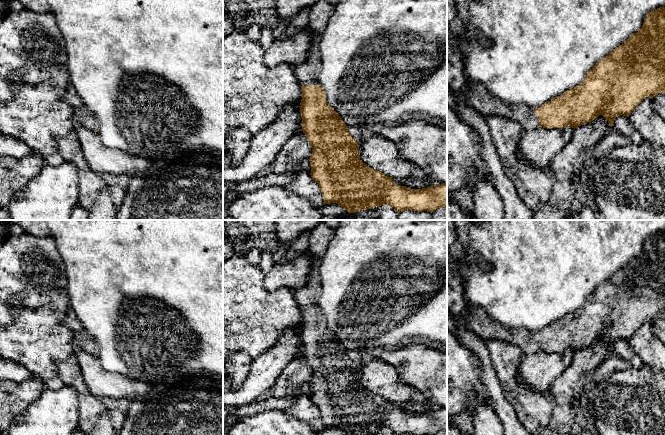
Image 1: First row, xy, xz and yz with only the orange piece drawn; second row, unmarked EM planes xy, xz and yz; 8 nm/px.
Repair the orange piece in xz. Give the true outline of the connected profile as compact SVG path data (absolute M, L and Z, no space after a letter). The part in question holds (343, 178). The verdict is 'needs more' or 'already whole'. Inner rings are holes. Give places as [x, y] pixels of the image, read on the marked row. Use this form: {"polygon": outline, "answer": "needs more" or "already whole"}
{"polygon": "M310 29L307 31L311 37L311 48L306 61L294 67L294 73L302 85L300 102L302 131L312 146L312 154L308 159L311 165L310 175L320 187L324 205L336 203L348 213L385 204L393 207L398 213L404 210L432 213L440 207L447 207L447 183L422 189L410 189L394 183L391 177L360 160L358 143L349 134L348 126L339 114L327 103L324 89L317 85L317 78L322 68L318 50L319 35Z", "answer": "needs more"}

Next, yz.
{"polygon": "M665 7L649 12L642 28L598 61L586 73L582 83L534 111L524 104L506 104L496 99L480 83L466 81L459 95L483 116L497 115L514 120L526 132L538 127L552 129L570 126L575 129L590 123L599 115L612 126L617 116L628 117L644 98L652 99L657 93L665 93Z", "answer": "needs more"}

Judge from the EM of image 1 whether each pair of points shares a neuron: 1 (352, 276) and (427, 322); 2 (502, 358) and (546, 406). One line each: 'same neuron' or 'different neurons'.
1: same neuron
2: same neuron

